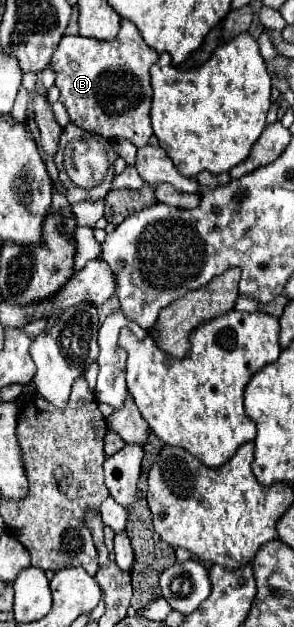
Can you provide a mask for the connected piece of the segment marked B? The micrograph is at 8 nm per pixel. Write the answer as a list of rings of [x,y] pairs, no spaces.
[[[122,20],[120,32],[112,42],[62,36],[50,64],[56,72],[60,102],[66,106],[74,124],[90,134],[110,140],[128,140],[136,148],[142,148],[152,136],[150,68],[156,64],[156,60],[156,50],[148,50],[148,46],[144,46],[144,38],[140,38],[136,26]]]

